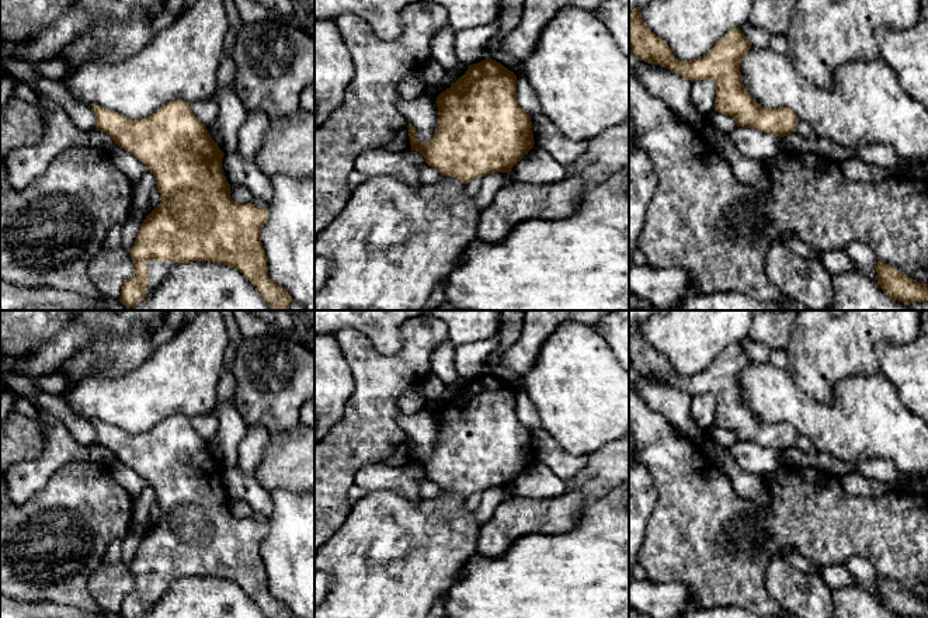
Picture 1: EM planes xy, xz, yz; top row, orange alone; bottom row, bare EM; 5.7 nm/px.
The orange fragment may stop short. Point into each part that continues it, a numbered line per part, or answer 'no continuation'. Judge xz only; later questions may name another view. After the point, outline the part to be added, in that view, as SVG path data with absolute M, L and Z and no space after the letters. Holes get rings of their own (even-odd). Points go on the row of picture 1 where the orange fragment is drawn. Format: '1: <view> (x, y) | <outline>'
no continuation

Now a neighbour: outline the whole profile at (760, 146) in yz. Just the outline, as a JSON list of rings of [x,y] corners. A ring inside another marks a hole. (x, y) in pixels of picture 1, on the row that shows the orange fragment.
[[[737,126],[729,133],[729,138],[744,157],[761,164],[778,156],[781,152],[788,150],[783,138],[754,128]]]

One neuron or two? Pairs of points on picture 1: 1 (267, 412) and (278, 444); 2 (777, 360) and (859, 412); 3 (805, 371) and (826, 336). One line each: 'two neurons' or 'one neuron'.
1: two neurons
2: two neurons
3: one neuron

